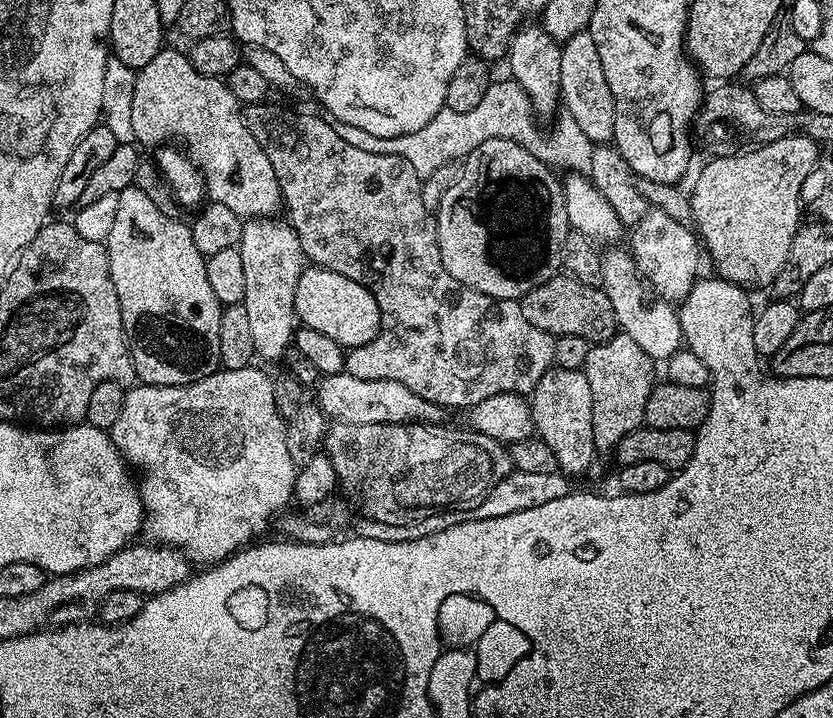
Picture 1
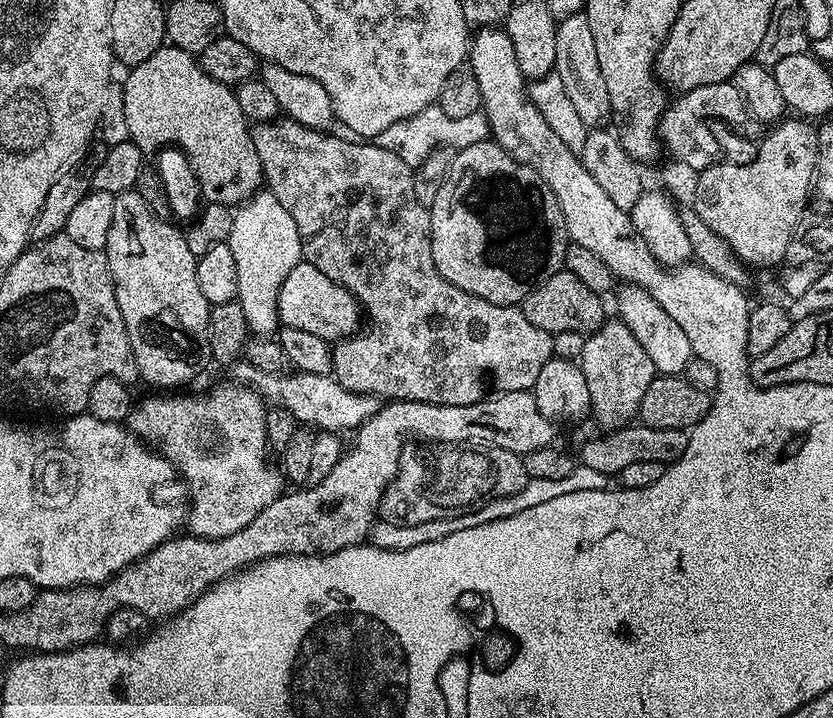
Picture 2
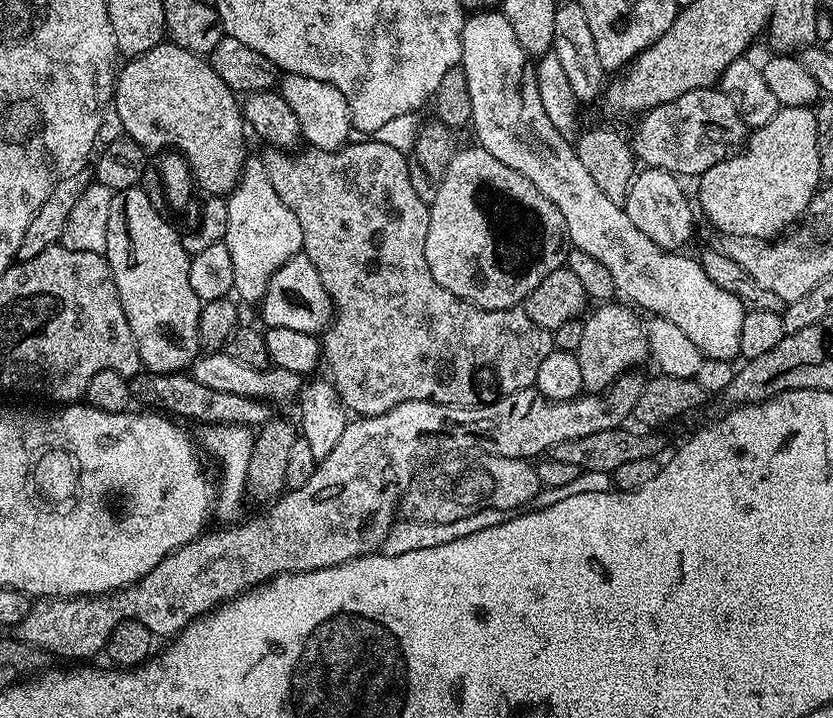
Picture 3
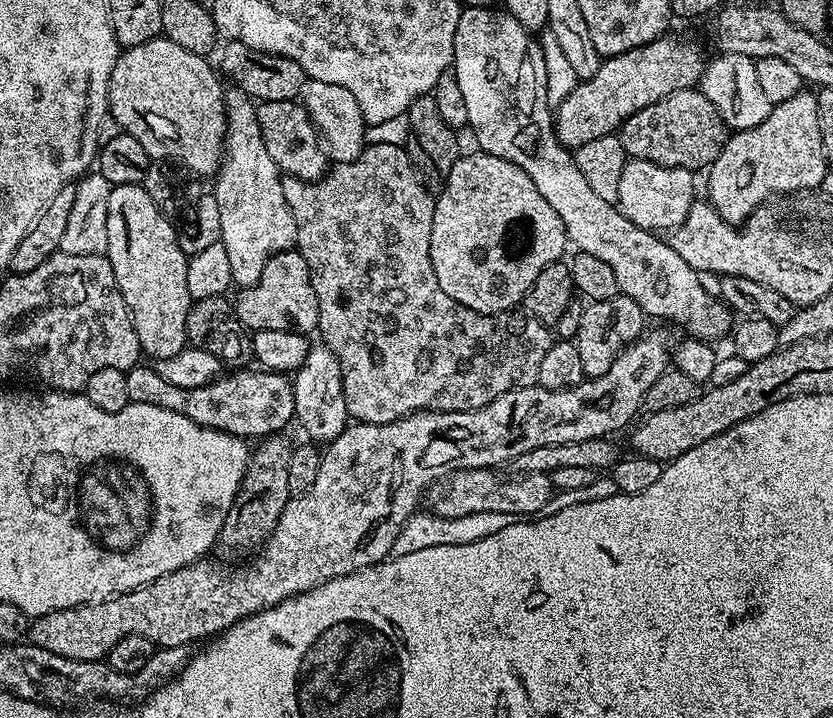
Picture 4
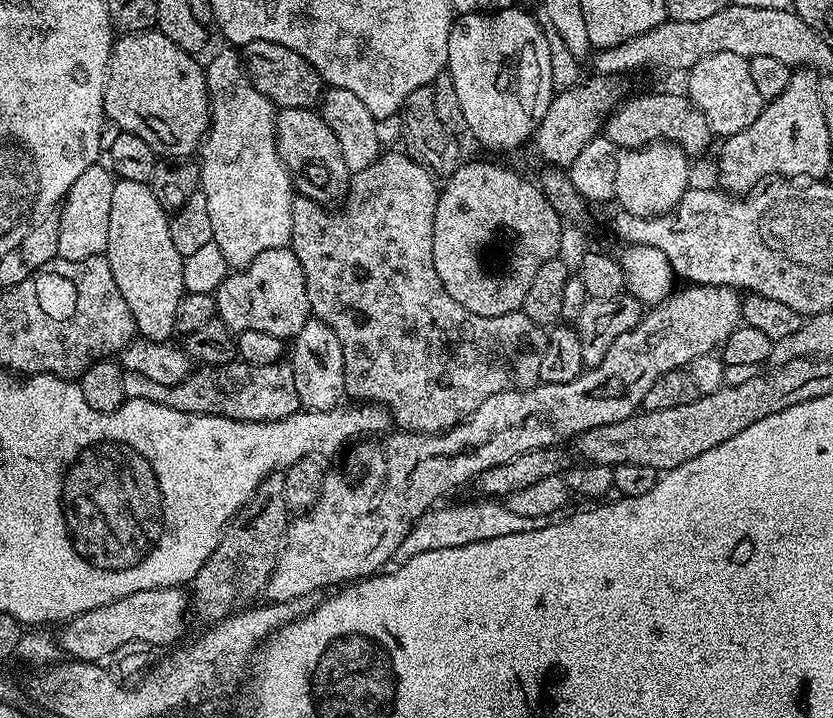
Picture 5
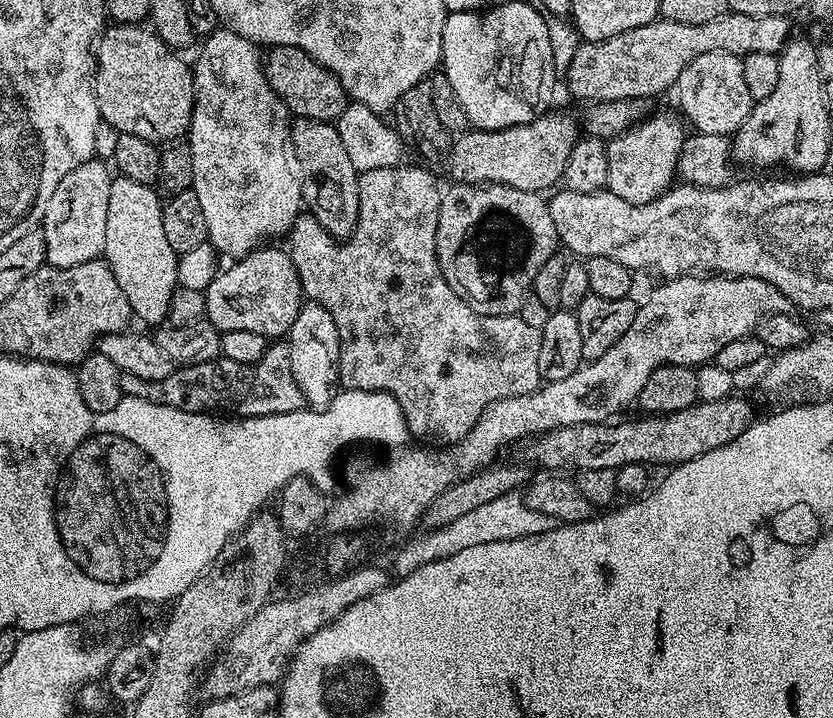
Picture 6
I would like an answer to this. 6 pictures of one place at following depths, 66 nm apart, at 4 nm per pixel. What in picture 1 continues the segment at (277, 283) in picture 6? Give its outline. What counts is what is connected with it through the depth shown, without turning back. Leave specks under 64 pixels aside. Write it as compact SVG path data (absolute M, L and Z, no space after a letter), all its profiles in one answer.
M319 266L305 267L298 278L298 290L294 290L294 306L303 327L327 334L346 350L366 346L380 332L380 311L374 294L341 272Z

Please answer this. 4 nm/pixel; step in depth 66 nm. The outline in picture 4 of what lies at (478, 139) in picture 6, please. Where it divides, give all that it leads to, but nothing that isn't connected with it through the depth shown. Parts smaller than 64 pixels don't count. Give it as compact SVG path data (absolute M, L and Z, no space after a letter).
M665 34L651 44L643 44L629 52L617 56L609 56L598 66L598 74L589 80L581 80L571 90L569 97L554 110L554 127L558 142L566 149L575 150L586 146L586 142L594 142L594 138L613 135L623 124L646 106L666 98L683 88L696 88L700 76L704 73L706 56L703 56L692 44L683 44L680 40L671 40Z

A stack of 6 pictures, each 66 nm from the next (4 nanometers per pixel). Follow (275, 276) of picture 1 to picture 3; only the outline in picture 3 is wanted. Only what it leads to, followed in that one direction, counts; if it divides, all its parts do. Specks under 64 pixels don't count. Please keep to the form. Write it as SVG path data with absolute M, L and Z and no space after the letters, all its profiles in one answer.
M245 159L244 170L244 175L226 197L228 209L226 210L226 234L223 242L229 248L231 265L234 268L233 286L237 293L240 292L239 299L255 305L264 299L270 280L274 278L277 270L290 258L301 255L304 243L302 242L302 226L298 226L298 218L285 206L282 198L278 198L267 172L264 171L263 159Z

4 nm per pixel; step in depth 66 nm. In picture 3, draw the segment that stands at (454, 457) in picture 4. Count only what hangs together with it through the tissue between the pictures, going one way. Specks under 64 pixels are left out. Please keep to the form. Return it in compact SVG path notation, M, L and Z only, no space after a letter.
M625 373L605 394L581 394L573 400L547 400L535 387L530 387L501 395L488 402L492 404L484 404L481 408L451 408L448 404L415 400L402 402L394 406L394 410L386 410L386 414L349 419L334 450L317 463L314 478L310 478L306 486L285 491L269 507L273 508L265 516L248 520L245 524L225 527L228 528L225 532L205 531L199 538L163 559L154 570L150 570L150 574L116 592L102 596L41 599L33 603L30 614L26 614L26 618L16 625L14 636L52 658L61 656L64 660L76 660L72 662L88 662L91 656L99 652L101 655L107 649L110 634L114 634L124 620L142 622L142 626L150 626L150 630L154 630L158 637L175 638L192 621L207 616L221 604L231 602L249 590L267 584L276 576L284 576L287 572L322 570L357 560L359 556L379 553L383 549L386 534L397 523L398 505L410 491L411 484L408 483L415 478L420 460L444 456L447 452L472 452L468 454L528 460L551 453L558 442L586 438L598 430L619 428L627 416L635 413L638 398L642 398L646 380L636 375Z

